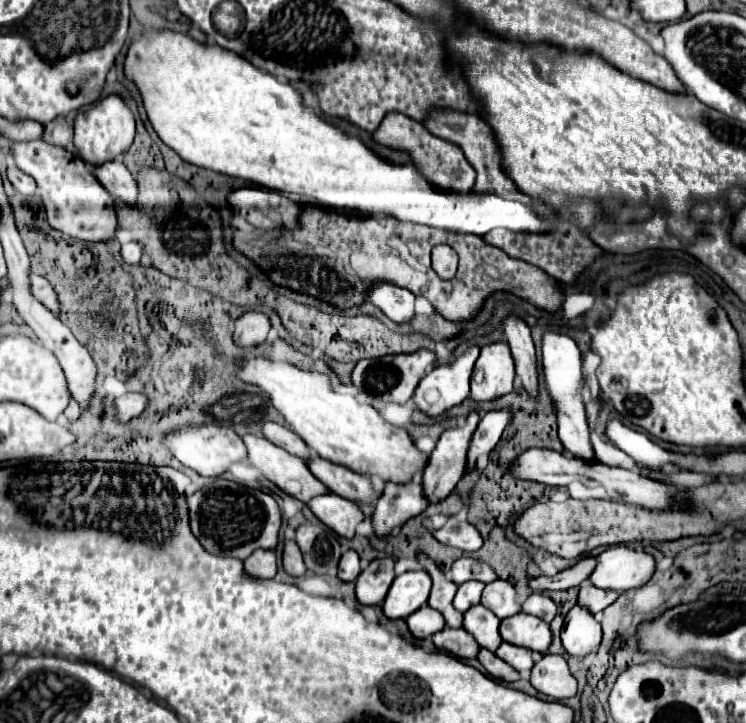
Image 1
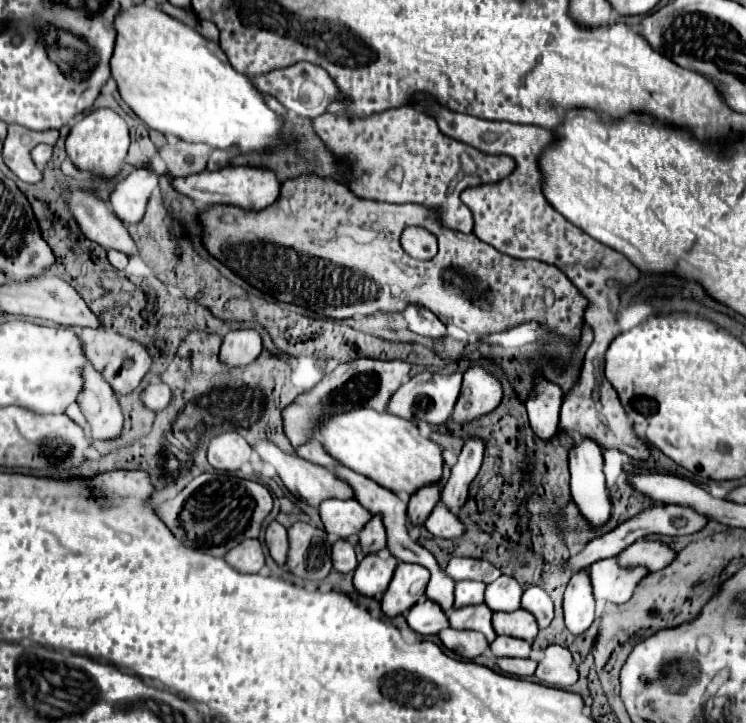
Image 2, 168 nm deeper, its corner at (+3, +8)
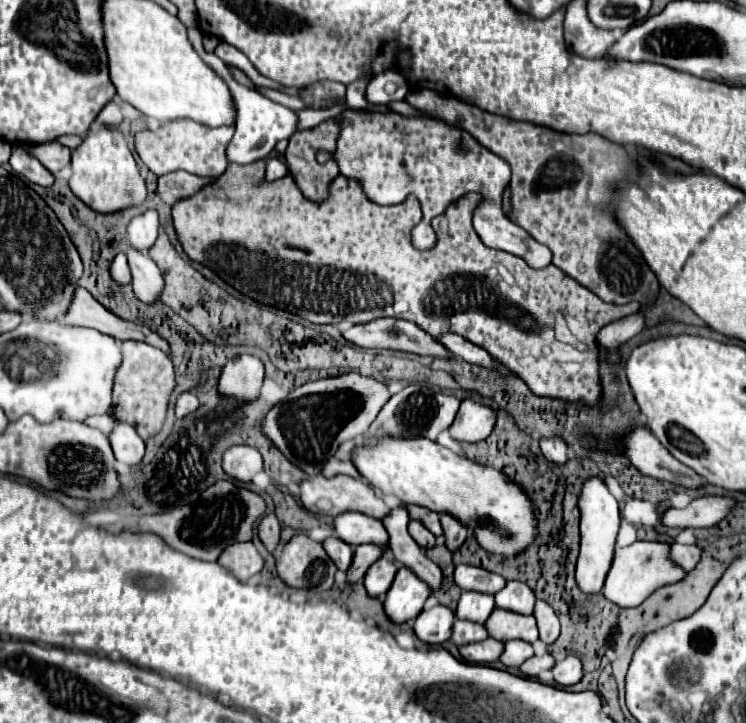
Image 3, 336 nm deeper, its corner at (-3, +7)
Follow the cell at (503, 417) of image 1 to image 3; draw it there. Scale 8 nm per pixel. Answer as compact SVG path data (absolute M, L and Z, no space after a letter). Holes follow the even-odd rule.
M442 513L440 521L442 521L442 527L444 527L446 545L448 545L450 551L454 551L456 547L460 547L460 543L466 541L468 527L460 519L456 519L454 515L450 515L450 513Z

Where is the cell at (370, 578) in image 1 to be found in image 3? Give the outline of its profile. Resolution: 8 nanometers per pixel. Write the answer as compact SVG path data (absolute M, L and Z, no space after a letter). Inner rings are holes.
M382 557L376 563L372 563L370 569L364 575L364 585L366 585L368 595L384 601L384 597L386 597L390 585L392 585L392 581L394 581L396 571L398 571L398 567L388 557Z

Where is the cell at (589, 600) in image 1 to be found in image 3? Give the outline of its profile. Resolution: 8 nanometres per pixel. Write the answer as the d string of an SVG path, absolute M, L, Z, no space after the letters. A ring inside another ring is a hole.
M634 541L628 547L618 547L614 551L612 567L606 575L602 595L616 603L618 607L638 607L652 591L666 583L676 583L686 575L676 563L666 559L668 543L650 543L650 541Z

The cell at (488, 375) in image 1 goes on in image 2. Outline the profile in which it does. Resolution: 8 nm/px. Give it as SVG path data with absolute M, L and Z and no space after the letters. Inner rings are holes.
M472 366L464 372L462 390L454 406L452 420L456 424L470 424L484 414L490 414L502 400L500 380L482 366Z

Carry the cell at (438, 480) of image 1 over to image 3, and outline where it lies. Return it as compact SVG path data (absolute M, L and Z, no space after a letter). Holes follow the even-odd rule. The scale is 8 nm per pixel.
M412 519L410 525L408 525L408 531L410 531L410 535L414 537L414 541L418 545L422 545L422 547L432 547L434 545L434 535L422 525L422 521Z

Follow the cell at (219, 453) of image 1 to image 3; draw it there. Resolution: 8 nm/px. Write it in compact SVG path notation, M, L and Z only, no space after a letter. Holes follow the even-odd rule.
M232 445L222 457L222 469L238 481L250 481L262 469L262 455L250 445Z

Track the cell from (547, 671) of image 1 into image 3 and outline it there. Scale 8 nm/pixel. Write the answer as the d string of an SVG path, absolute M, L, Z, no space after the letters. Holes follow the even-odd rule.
M568 655L566 659L558 661L554 667L552 667L552 675L556 679L556 683L568 687L568 685L574 685L582 679L582 663L576 655Z

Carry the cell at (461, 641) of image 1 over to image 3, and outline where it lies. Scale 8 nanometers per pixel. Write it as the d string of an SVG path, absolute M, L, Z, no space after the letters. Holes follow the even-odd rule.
M484 639L478 643L462 645L462 647L458 647L458 651L470 663L494 663L500 657L502 647L504 647L504 643L500 643L496 639Z

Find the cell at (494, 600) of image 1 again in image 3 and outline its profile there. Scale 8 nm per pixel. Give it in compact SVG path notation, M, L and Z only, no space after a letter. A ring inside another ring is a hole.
M508 581L504 589L500 589L494 597L496 597L496 607L520 615L532 615L536 601L532 589L526 583L518 583L518 581Z

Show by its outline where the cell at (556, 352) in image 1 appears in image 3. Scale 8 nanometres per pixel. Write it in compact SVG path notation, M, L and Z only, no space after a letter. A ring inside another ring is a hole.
M588 477L582 485L582 491L578 495L578 509L580 509L580 557L576 565L576 583L584 595L596 595L602 591L604 577L610 569L616 535L620 529L620 511L618 501L606 487L606 483L600 477Z

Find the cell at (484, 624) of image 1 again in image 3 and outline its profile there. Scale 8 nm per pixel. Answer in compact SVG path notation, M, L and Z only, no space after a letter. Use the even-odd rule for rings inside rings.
M456 619L454 621L454 629L452 629L452 641L460 647L462 643L474 643L474 641L482 641L488 639L488 629L484 623L476 623L476 621L462 621Z

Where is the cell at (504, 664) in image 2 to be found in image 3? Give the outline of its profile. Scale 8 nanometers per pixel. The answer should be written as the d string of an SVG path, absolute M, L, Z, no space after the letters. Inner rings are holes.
M546 653L546 655L542 655L542 657L530 657L528 661L524 661L522 665L520 665L520 671L526 675L526 677L538 677L538 673L540 671L544 671L544 669L552 669L552 665L554 665L554 659Z

